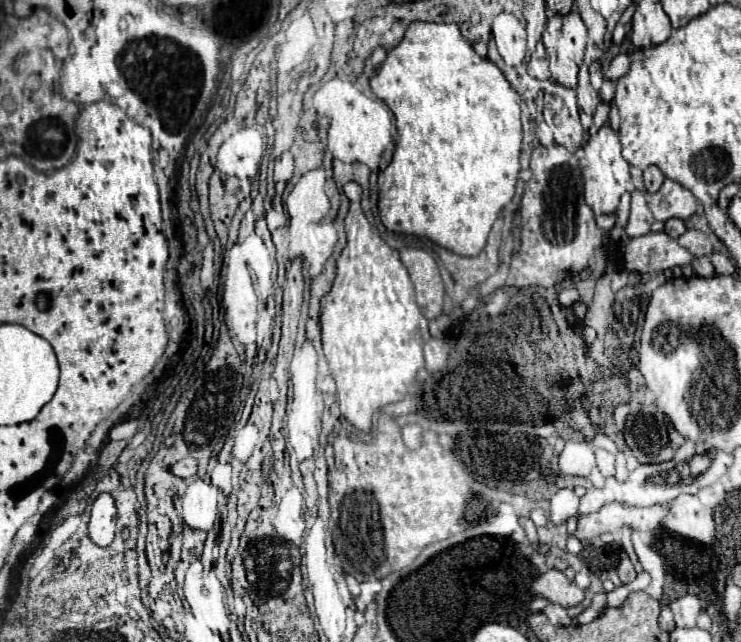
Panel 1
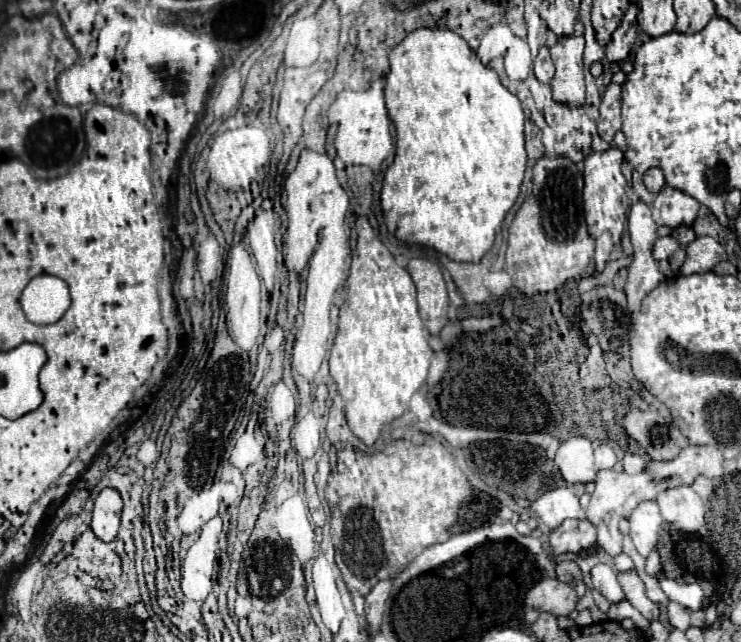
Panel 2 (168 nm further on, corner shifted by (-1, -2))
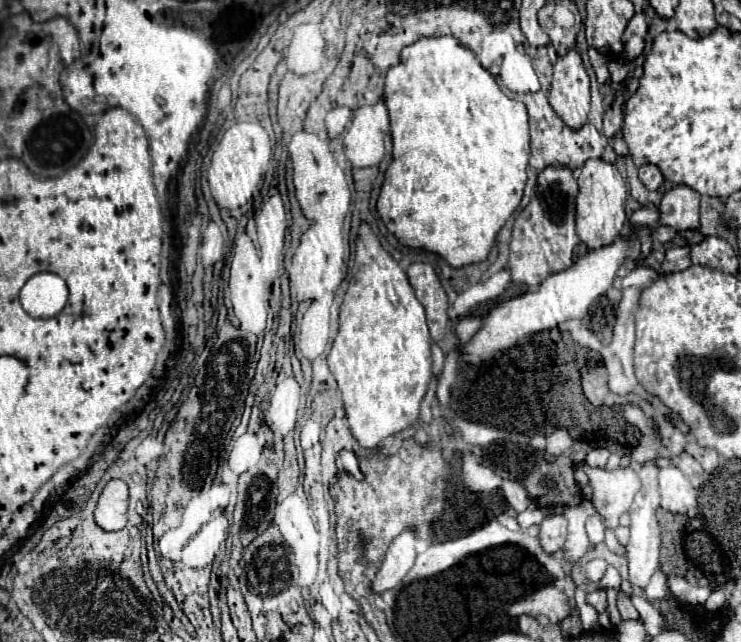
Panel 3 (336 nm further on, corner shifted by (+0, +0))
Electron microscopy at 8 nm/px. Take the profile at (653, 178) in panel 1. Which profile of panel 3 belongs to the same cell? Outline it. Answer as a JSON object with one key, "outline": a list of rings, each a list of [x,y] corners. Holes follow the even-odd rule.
{"outline":[[[645,164],[639,168],[639,180],[649,188],[649,190],[659,190],[659,186],[663,184],[663,174],[657,166],[653,164]]]}

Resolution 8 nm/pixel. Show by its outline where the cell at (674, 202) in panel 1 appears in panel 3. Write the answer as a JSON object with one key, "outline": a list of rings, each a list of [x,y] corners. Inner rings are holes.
{"outline":[[[673,186],[659,202],[659,224],[675,230],[691,230],[699,226],[699,194],[689,186]]]}

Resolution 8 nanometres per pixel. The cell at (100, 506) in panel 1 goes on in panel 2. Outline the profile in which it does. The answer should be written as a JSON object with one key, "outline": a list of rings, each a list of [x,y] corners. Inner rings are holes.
{"outline":[[[104,488],[96,502],[94,502],[94,516],[92,516],[92,530],[94,534],[104,540],[112,542],[120,528],[120,512],[122,512],[122,498],[120,492],[114,488]]]}

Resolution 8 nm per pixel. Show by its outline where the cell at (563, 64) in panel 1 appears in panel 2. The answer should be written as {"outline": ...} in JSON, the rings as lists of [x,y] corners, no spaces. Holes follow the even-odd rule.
{"outline":[[[584,36],[560,38],[556,46],[550,48],[550,56],[556,66],[556,74],[552,78],[552,94],[554,100],[560,104],[582,106],[586,100],[582,52]]]}

